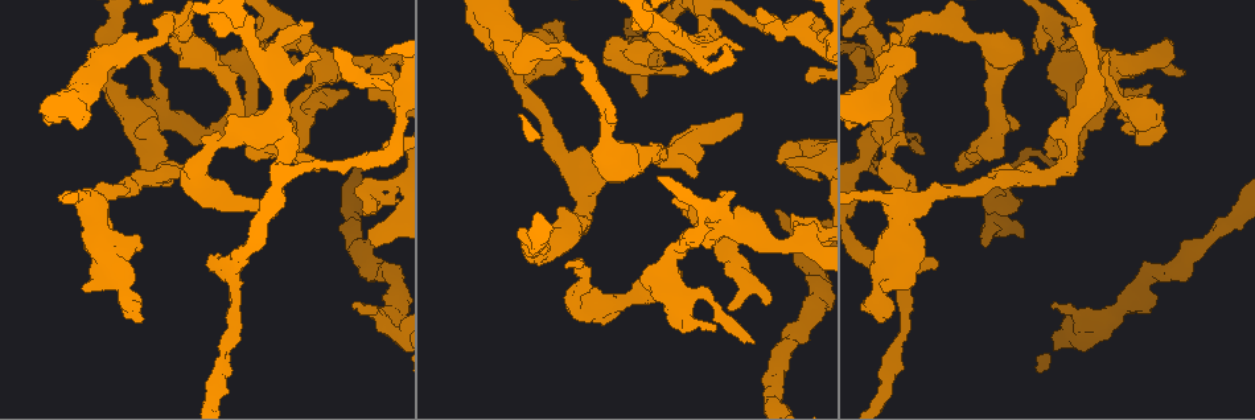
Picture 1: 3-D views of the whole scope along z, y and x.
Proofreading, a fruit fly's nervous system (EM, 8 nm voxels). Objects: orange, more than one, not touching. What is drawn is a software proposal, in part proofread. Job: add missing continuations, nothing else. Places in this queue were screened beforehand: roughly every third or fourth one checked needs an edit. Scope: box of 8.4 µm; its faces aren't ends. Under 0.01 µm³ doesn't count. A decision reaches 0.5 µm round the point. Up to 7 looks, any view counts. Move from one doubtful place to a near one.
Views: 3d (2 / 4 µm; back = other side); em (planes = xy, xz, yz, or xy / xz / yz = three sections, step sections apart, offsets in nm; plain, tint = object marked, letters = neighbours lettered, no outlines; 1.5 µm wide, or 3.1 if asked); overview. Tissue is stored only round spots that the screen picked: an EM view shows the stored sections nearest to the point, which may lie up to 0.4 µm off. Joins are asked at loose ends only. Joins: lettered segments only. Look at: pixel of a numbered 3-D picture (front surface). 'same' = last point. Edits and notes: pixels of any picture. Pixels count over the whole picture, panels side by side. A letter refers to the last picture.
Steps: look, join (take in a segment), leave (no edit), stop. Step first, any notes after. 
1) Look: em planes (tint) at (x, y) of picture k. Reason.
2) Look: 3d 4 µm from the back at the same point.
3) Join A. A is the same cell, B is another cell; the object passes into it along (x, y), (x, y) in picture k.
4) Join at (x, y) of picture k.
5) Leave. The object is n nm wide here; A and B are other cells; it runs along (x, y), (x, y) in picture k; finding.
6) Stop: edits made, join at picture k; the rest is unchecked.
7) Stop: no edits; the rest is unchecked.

Look: 3d 4 µm at (957, 165) of picture 1. Branch stops here.

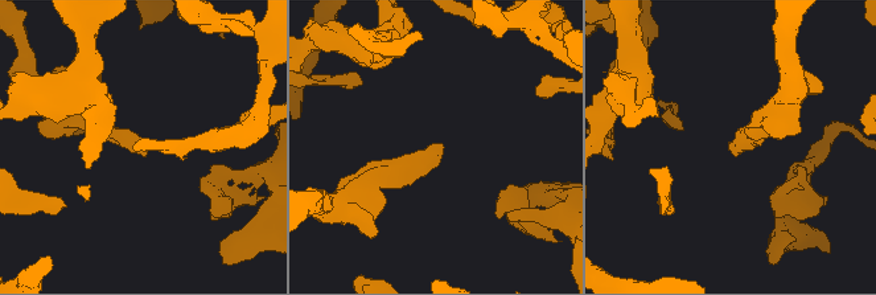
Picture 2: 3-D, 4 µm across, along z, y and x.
Look: em xz step 8 (letters) at (438, 144) of picture 2. Need the tissue.

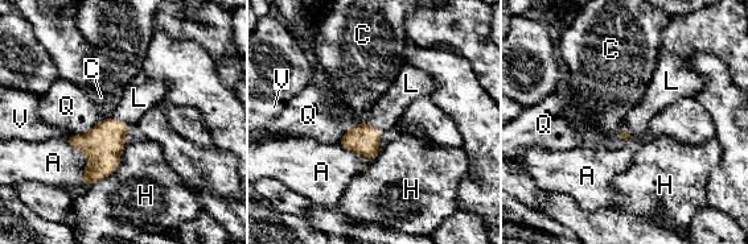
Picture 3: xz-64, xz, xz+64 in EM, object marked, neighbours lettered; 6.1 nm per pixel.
Join L. L is the same cell, A, C, H, Q and V are other cells; the object passes into it along (103, 144), (119, 120), (139, 98) in picture 3; it goes on there.

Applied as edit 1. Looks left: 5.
Look: 3d 2 µm at (141, 323) of picture 1. Free end.

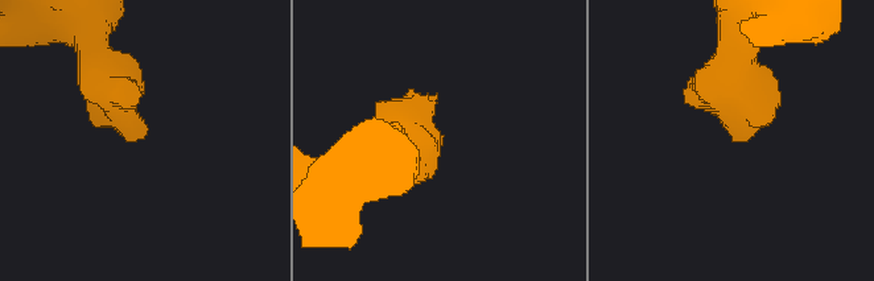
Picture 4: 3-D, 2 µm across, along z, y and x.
Look: em xz step 8 (tint) at (736, 139) of picture 4. Shape alone is not enough.

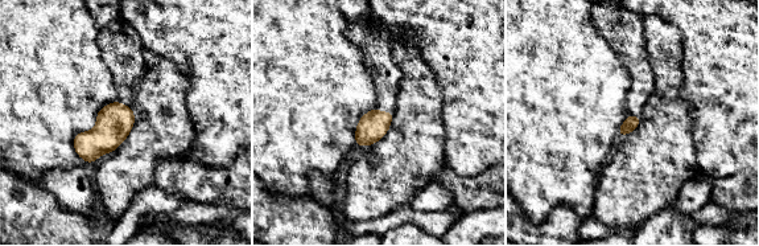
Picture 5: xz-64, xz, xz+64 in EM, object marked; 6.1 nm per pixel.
Look: em planes (letters) at the same point. Another direction.

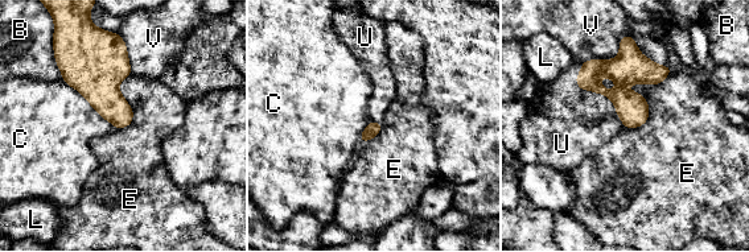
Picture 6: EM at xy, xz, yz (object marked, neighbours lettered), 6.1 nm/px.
Join U. U is the same cell, B, C, E, L and V are other cells; the object passes into it along (630, 67), (609, 98), (592, 120) in picture 6; the neuron continues.

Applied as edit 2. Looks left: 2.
Stop: edits made, join at picture 3, join at picture 6; the rest is unchecked.

